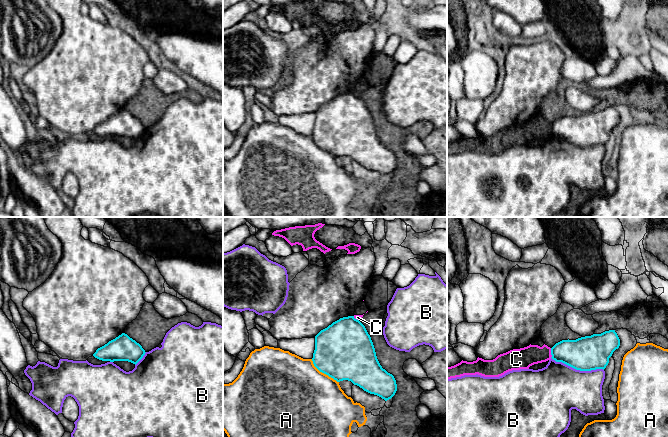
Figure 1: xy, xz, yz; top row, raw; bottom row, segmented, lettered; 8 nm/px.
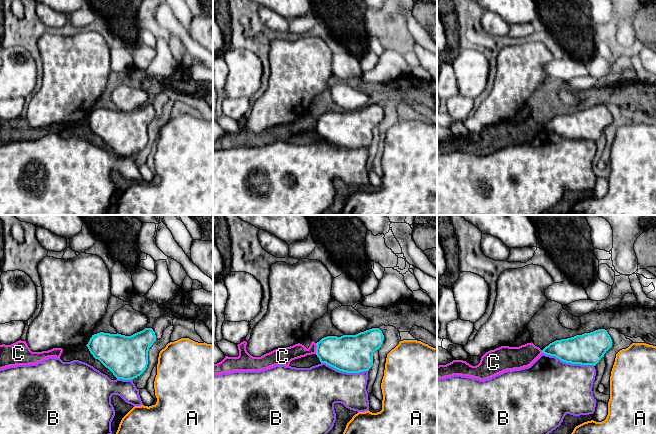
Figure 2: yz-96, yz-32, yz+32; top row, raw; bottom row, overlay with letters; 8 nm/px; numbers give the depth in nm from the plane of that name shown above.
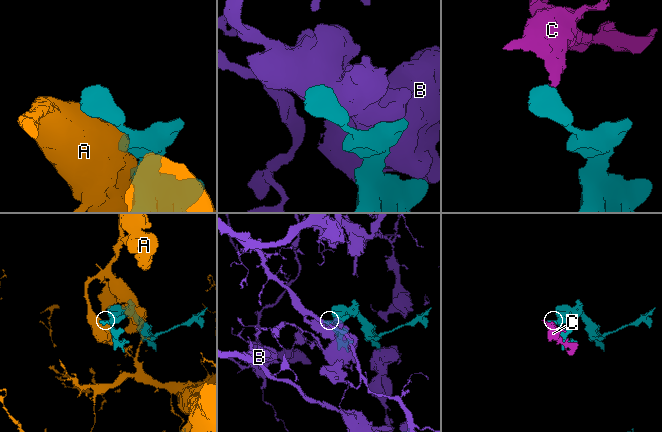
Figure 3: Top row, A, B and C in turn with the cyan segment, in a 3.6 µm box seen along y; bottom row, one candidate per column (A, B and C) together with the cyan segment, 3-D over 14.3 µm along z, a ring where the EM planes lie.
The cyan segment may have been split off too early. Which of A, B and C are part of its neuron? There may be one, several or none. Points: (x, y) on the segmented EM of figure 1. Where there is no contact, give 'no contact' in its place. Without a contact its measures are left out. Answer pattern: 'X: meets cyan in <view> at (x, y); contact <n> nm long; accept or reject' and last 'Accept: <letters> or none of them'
A: meets cyan in xz at (323, 372); contact 300 nm long; reject
B: meets cyan in yz at (577, 369); contact 440 nm long; reject
C: meets cyan in yz at (551, 353); contact 80 nm long; reject
Accept: none of them

